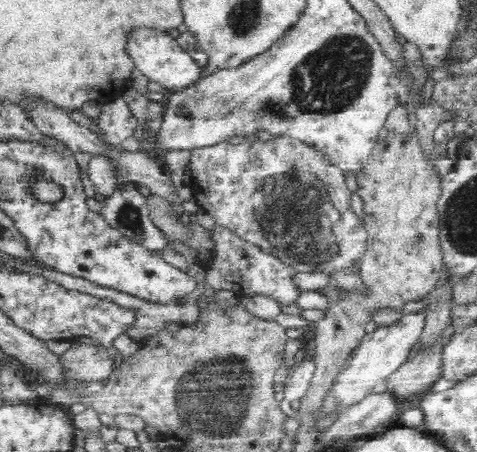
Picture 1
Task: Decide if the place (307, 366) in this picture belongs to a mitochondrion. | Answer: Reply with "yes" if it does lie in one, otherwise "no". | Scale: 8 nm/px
no

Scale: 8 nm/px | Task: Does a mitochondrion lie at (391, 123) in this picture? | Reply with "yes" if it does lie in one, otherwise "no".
no

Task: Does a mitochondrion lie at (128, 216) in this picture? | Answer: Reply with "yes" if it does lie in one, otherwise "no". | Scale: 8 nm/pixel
yes

